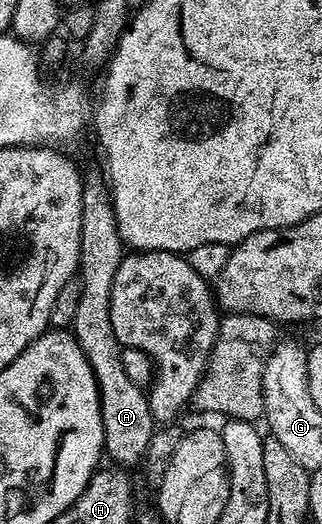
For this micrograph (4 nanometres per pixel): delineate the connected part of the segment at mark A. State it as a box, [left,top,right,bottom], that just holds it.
[70,178,154,467]

